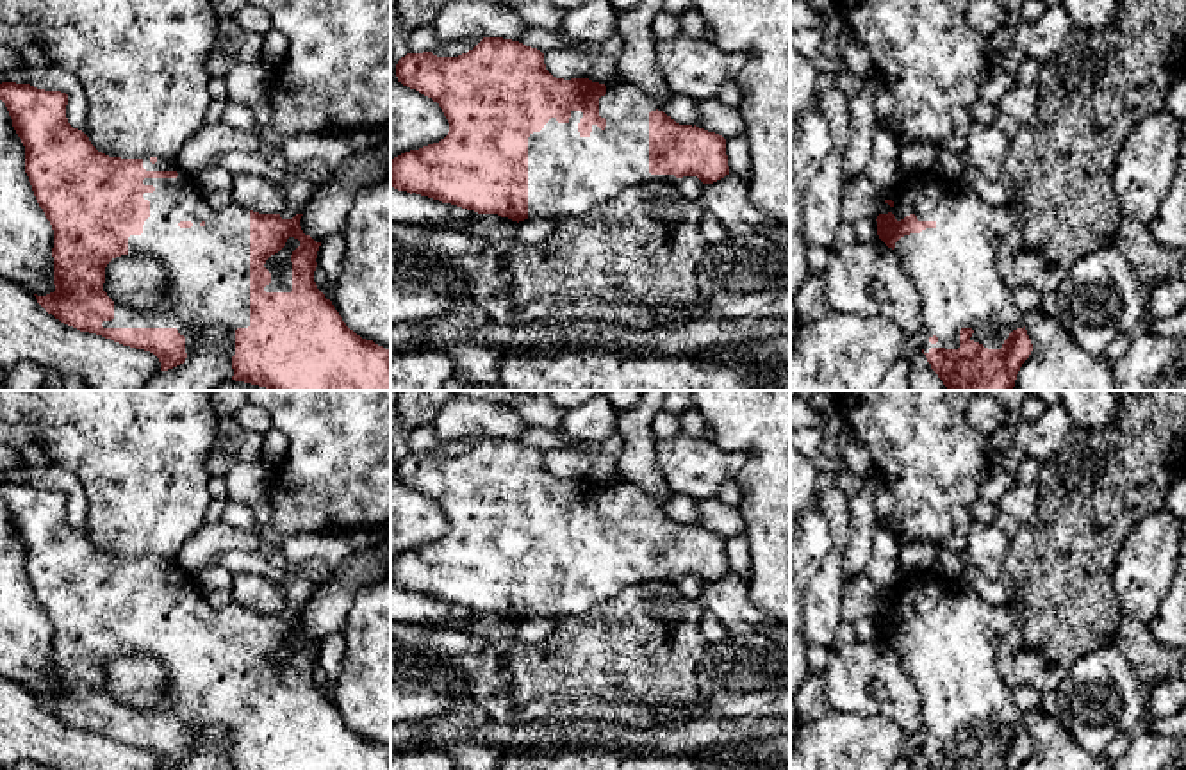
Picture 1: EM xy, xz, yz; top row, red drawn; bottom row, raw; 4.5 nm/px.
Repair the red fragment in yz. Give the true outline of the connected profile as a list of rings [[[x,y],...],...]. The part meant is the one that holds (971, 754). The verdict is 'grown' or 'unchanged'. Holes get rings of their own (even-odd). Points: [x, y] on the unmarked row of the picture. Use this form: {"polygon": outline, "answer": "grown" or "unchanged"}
{"polygon": [[[927,570],[910,574],[892,585],[876,620],[879,638],[895,651],[918,690],[924,731],[922,752],[931,768],[1020,770],[1033,750],[1033,743],[1024,725],[1024,713],[1017,708],[1011,688],[1004,683],[995,663],[999,643],[1011,627],[1011,615],[1006,606],[990,604],[961,581]]], "answer": "grown"}

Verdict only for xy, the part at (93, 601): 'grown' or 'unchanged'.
grown

